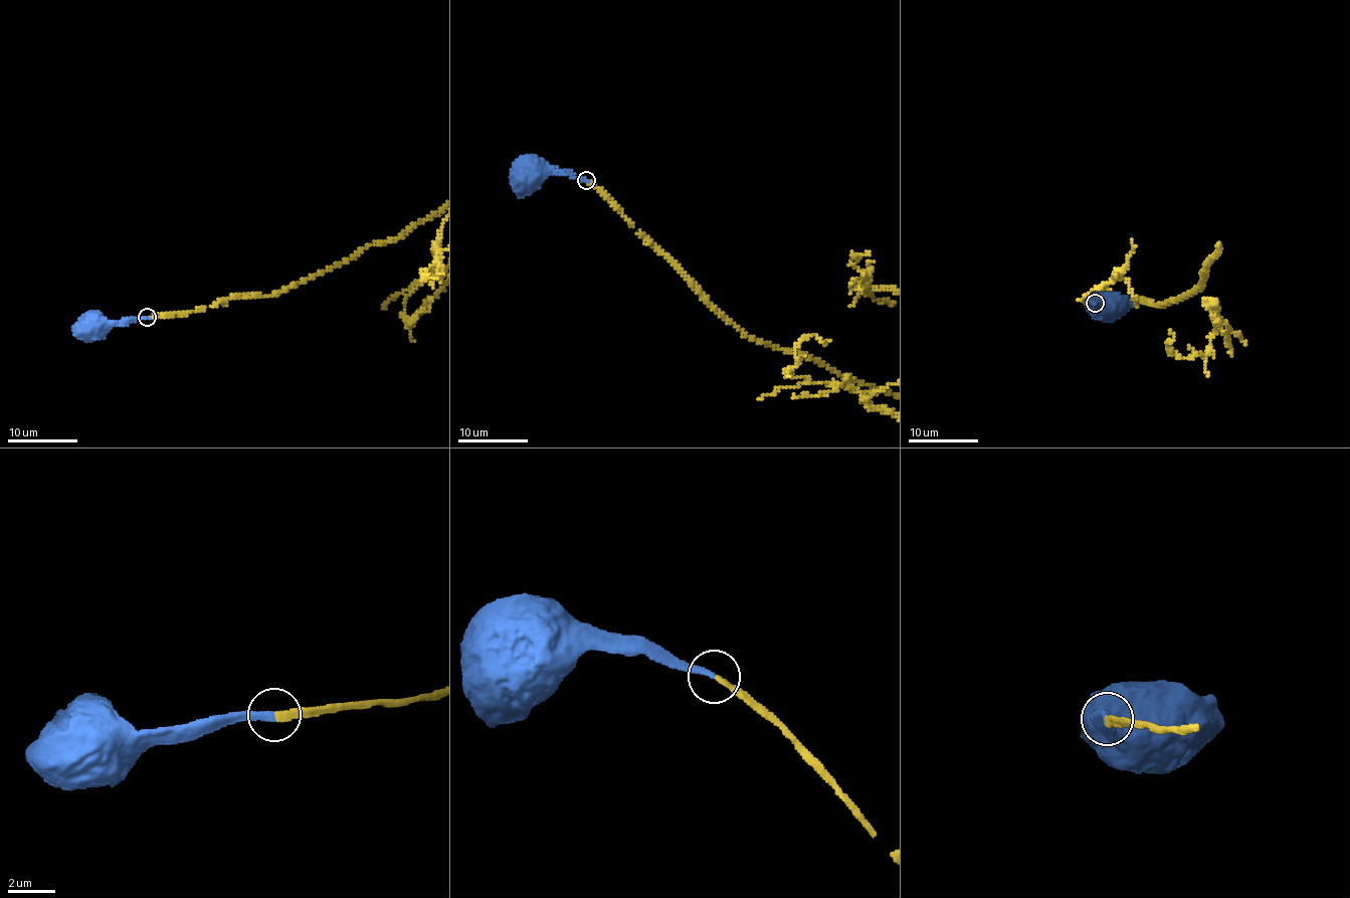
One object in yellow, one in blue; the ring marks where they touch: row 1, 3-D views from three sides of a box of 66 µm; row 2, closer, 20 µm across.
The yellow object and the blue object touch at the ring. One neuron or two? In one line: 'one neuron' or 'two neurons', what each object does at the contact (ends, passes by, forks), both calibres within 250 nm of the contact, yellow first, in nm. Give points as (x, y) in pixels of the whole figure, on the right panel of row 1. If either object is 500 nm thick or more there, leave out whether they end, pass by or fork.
one neuron | yellow ends | blue ends | 280/280 nm

